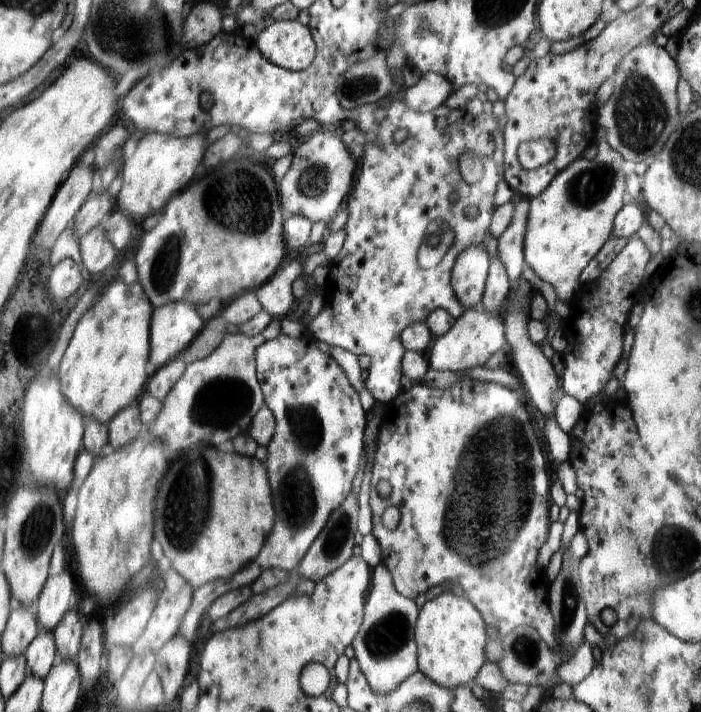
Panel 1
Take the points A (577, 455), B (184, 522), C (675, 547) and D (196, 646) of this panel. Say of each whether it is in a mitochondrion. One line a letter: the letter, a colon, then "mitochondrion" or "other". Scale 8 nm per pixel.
A: other
B: mitochondrion
C: mitochondrion
D: other

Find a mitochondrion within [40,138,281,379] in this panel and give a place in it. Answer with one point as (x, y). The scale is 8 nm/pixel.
(238, 200)

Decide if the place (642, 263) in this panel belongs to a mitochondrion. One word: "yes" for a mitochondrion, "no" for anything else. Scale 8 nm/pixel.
no

